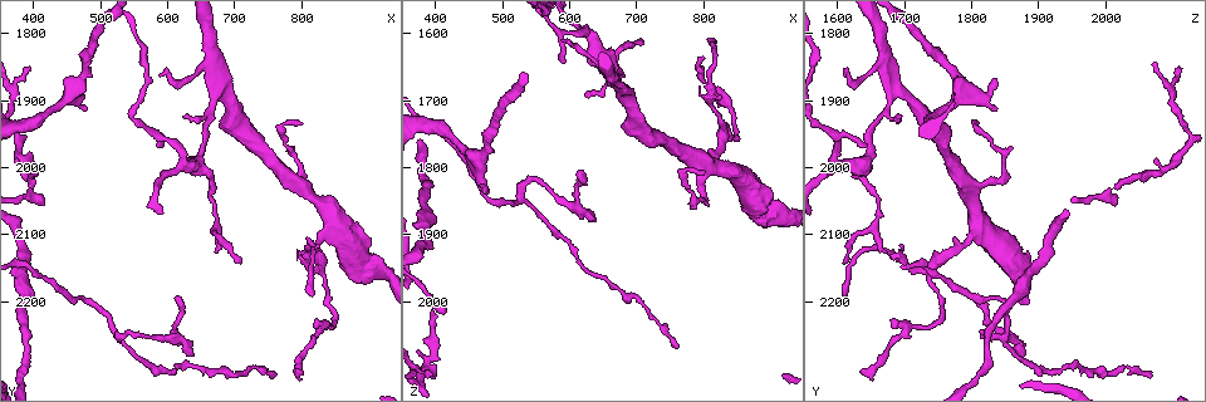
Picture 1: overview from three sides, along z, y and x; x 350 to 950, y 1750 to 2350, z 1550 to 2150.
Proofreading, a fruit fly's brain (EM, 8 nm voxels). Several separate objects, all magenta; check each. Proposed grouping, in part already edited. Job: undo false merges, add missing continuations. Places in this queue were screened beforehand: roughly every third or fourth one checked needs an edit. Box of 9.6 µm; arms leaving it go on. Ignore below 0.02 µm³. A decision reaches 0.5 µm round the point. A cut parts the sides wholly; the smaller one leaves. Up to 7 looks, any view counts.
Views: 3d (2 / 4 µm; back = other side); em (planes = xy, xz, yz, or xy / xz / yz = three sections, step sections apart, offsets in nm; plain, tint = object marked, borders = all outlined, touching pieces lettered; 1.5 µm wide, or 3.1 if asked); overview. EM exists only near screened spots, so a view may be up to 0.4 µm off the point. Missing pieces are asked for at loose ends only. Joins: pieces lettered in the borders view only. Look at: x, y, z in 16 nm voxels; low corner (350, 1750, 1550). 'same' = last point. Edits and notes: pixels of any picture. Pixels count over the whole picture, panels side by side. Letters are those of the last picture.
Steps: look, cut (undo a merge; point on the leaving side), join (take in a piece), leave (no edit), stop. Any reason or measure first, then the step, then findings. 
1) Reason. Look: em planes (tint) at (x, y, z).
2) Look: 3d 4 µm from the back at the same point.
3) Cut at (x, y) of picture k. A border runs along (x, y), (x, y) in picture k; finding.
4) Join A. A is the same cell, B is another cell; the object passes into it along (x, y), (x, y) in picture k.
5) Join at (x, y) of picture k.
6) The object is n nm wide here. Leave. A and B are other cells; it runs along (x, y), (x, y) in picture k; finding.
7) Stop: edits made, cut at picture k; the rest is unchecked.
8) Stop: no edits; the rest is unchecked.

Thin end. Look: em planes (borders) at (590, 1860, 1610).

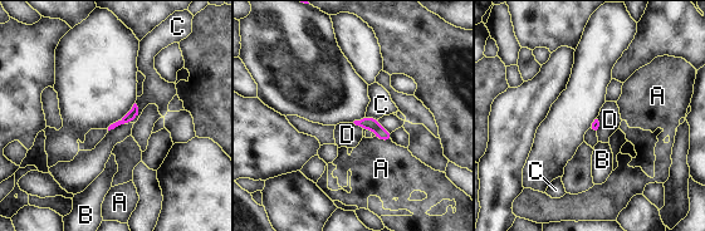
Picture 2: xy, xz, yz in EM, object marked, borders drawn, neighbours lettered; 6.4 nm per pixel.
Leave. A, B, C and D are other cells; a border runs along (353, 122), (362, 129) in picture 2; no lettered piece goes on from it.

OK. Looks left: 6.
Sharp bend. Look: em planes (borders) at (800, 2015, 1845).

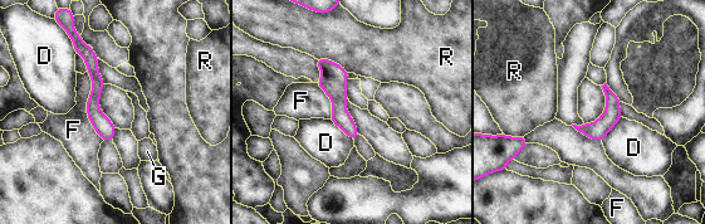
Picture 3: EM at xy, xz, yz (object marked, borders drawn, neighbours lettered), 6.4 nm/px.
Leave. D, F, G and R are other cells; continuous, no second neuron.

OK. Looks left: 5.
Tapers out. Look: em planes (tint) at (675, 2125, 1675).

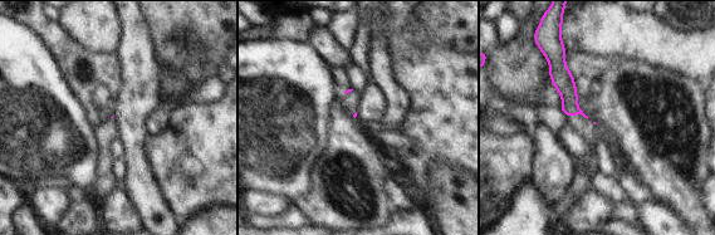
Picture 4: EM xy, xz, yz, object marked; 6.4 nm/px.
Look: em planes (borders) at the same point.

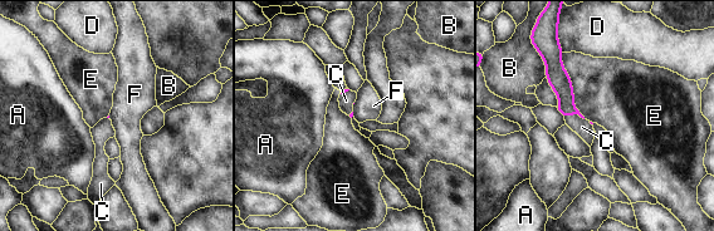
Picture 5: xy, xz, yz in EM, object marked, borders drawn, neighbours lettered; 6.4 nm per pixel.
Join C. C is the same cell, A, B, D, E and F are other cells; the object passes into it along (560, 80), (573, 114), (582, 127) in picture 5; it goes on there.

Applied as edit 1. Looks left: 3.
Stop: edits made, join at picture 5; the rest is unchecked.

